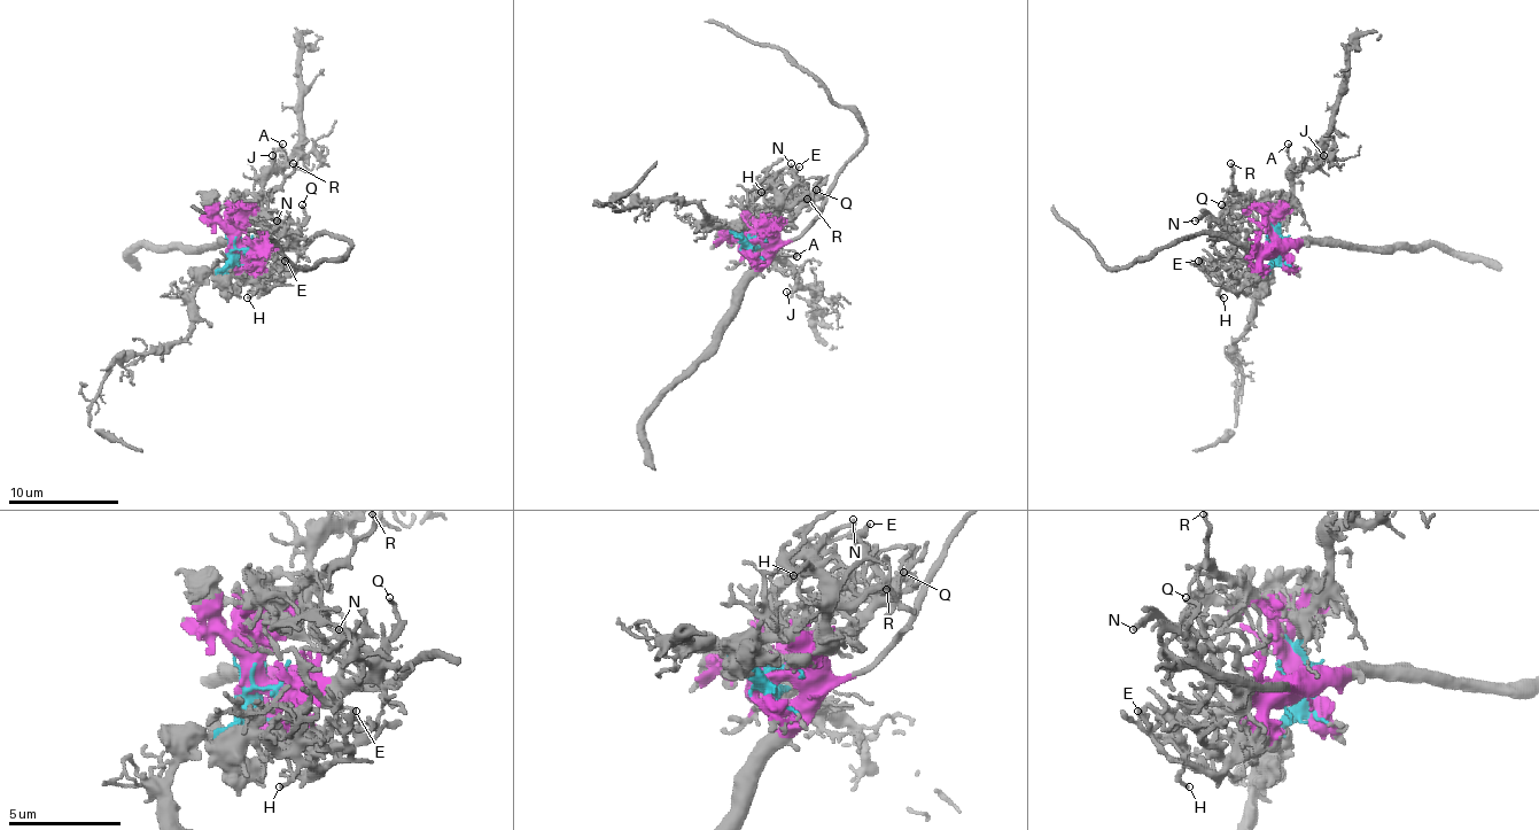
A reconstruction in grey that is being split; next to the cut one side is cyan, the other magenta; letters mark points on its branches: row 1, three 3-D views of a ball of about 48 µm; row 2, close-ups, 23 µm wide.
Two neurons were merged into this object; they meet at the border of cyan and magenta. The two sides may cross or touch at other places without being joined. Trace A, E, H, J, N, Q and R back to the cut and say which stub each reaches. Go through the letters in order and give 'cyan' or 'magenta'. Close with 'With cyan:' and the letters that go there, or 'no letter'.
A: cyan
E: magenta
H: magenta
J: cyan
N: magenta
Q: magenta
R: magenta
With cyan: A, J

